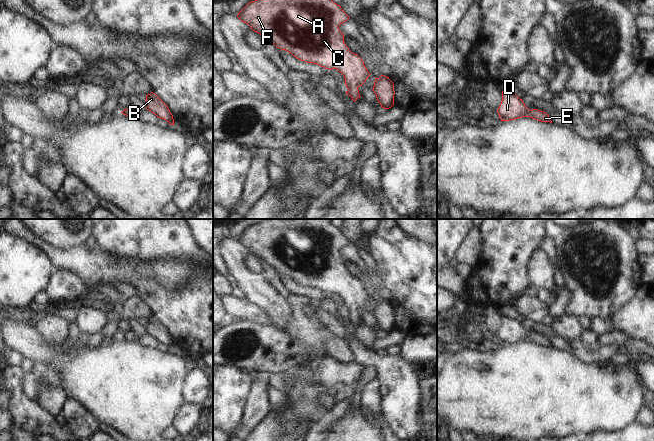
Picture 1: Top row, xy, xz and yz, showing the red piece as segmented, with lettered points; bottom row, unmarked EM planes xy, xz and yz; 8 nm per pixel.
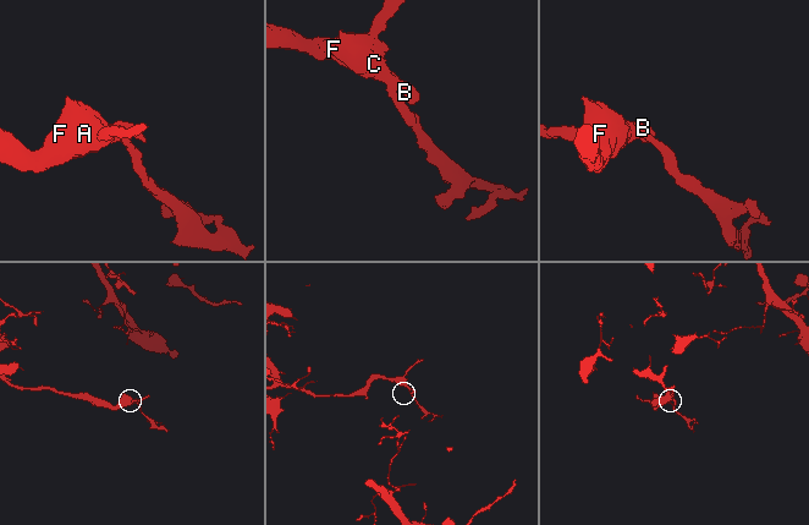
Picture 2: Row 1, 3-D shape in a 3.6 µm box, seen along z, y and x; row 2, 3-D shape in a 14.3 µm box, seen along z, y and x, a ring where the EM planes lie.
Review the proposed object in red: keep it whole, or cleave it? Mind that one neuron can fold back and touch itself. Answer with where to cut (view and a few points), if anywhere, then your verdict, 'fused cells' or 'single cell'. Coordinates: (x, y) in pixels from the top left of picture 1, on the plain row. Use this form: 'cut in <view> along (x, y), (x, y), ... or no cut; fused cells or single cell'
no cut; single cell

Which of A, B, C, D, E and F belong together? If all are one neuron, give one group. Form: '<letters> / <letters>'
A B C D E F

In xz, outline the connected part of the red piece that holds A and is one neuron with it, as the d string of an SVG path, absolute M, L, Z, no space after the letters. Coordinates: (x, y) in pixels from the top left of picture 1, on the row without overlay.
M265 219L249 226L237 241L254 256L297 283L329 294L337 293L344 300L345 309L349 313L346 318L354 326L361 321L358 312L371 298L364 285L346 270L339 250L350 241L340 229L332 225L331 219Z

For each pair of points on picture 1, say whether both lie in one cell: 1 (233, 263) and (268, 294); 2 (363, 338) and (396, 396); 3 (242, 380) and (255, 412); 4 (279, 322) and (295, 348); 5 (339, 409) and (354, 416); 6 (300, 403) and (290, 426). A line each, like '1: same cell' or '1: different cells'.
1: same cell
2: different cells
3: different cells
4: different cells
5: different cells
6: same cell

